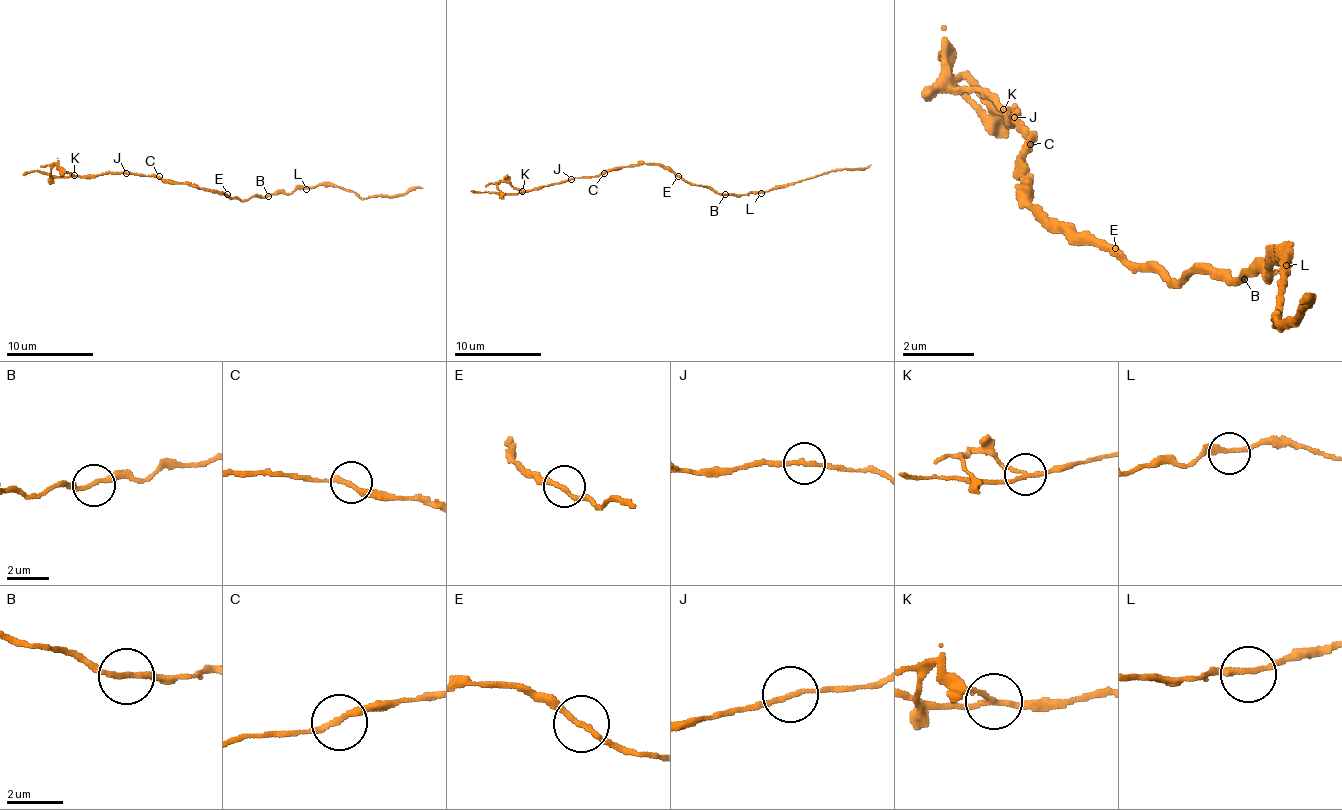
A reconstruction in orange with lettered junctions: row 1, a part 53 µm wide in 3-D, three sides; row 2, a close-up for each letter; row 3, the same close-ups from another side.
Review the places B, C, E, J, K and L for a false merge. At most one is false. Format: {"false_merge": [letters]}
{"false_merge": ["K"]}

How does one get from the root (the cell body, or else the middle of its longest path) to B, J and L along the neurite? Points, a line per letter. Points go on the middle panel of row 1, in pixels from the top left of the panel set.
B: (676, 176), (725, 194)
J: (676, 176), (658, 165), (638, 163), (631, 167), (614, 167), (597, 175), (571, 178)
L: (676, 176), (723, 194), (761, 193)

